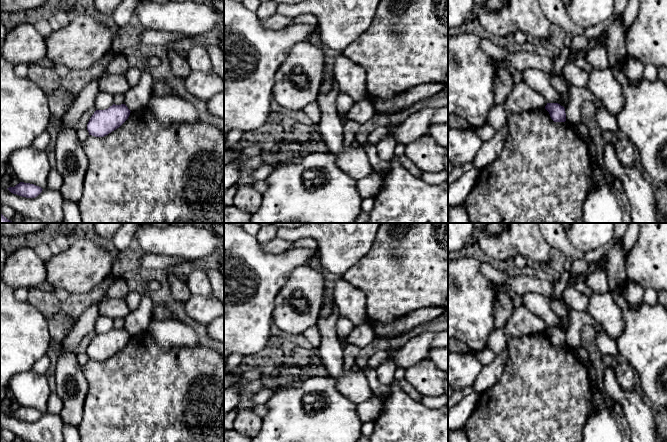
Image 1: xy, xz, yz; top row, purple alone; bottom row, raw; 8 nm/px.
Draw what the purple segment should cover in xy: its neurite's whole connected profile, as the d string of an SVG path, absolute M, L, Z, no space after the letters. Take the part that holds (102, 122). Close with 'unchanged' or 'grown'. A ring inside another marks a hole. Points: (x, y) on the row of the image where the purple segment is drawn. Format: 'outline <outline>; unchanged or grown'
outline M113 104L108 109L96 110L87 124L89 135L95 137L108 135L128 119L130 112L125 104Z; unchanged

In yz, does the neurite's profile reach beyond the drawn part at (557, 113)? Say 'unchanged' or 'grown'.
unchanged

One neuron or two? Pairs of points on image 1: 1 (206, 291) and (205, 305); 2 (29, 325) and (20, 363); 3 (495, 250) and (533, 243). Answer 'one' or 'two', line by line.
1: two
2: one
3: one

